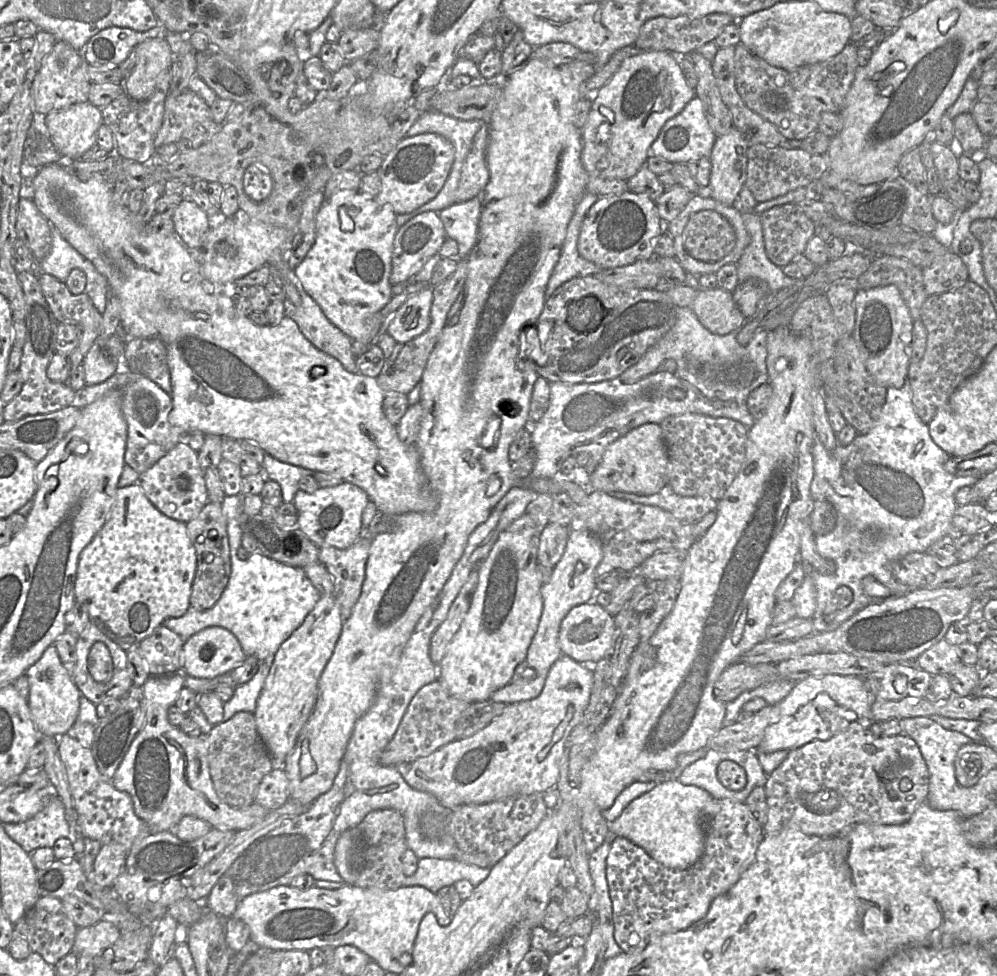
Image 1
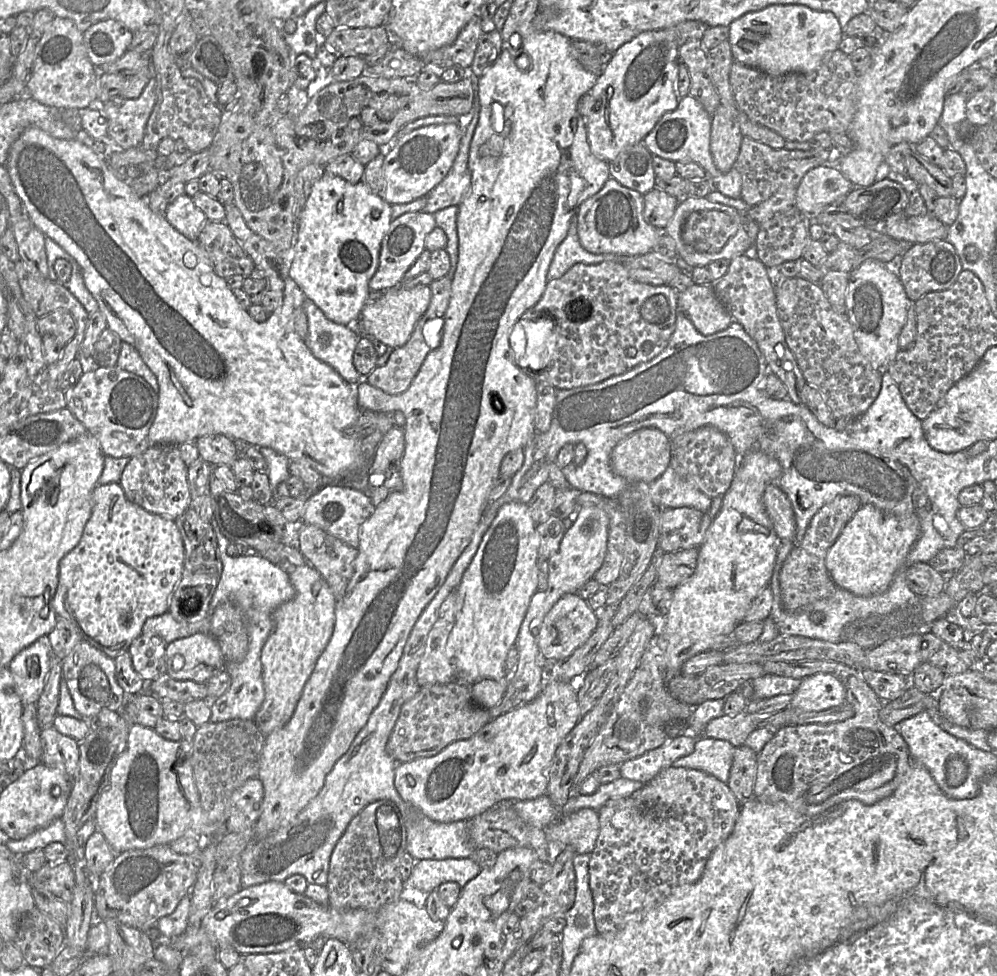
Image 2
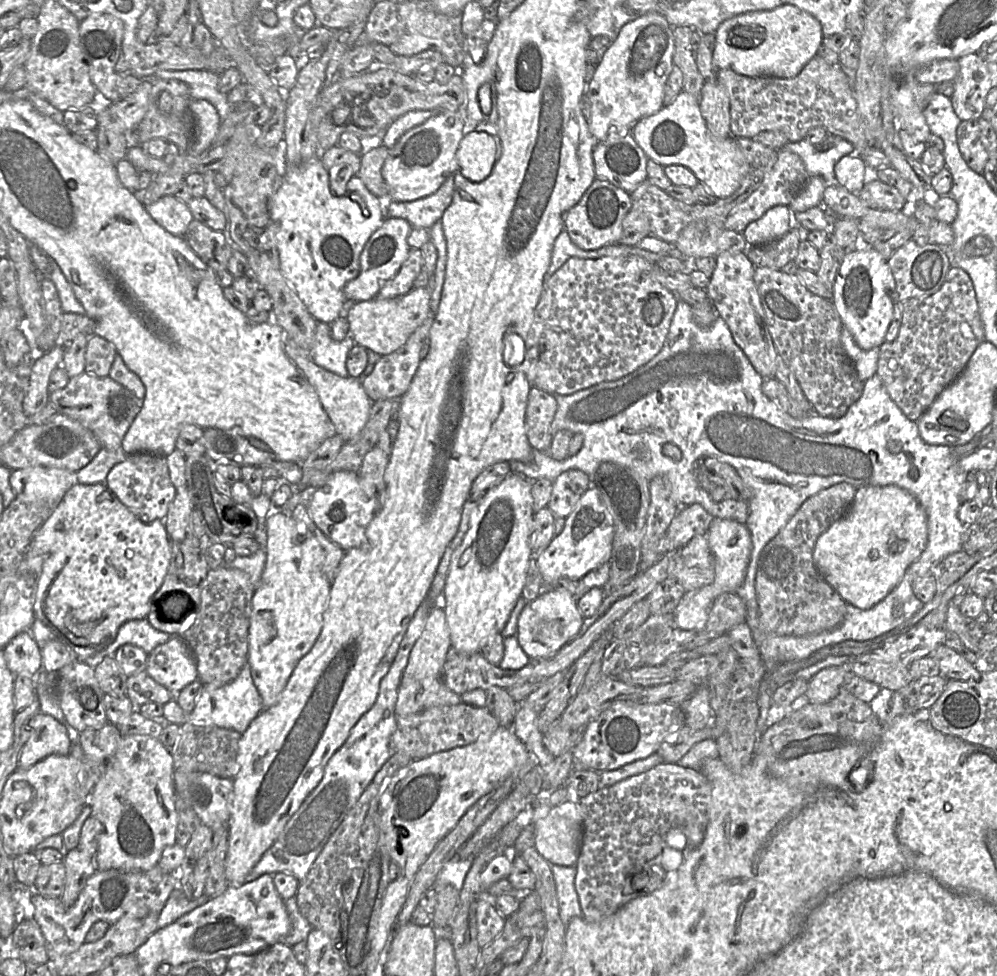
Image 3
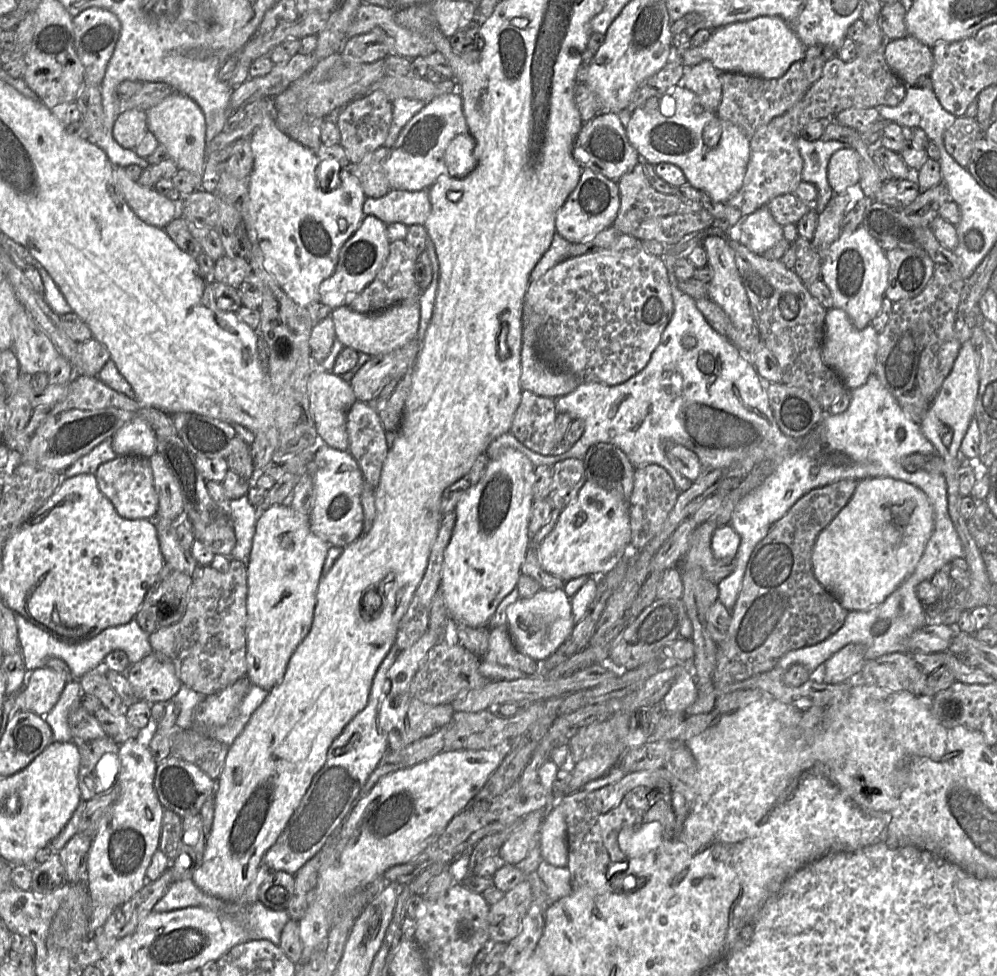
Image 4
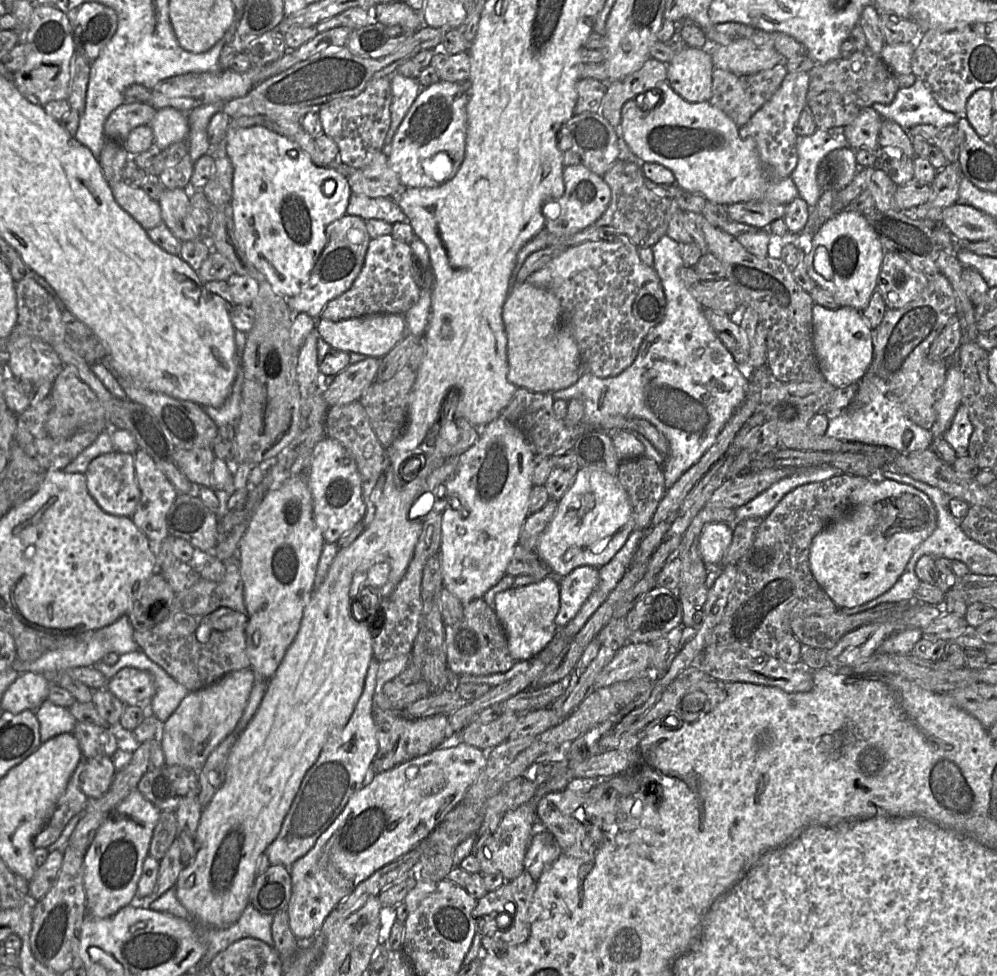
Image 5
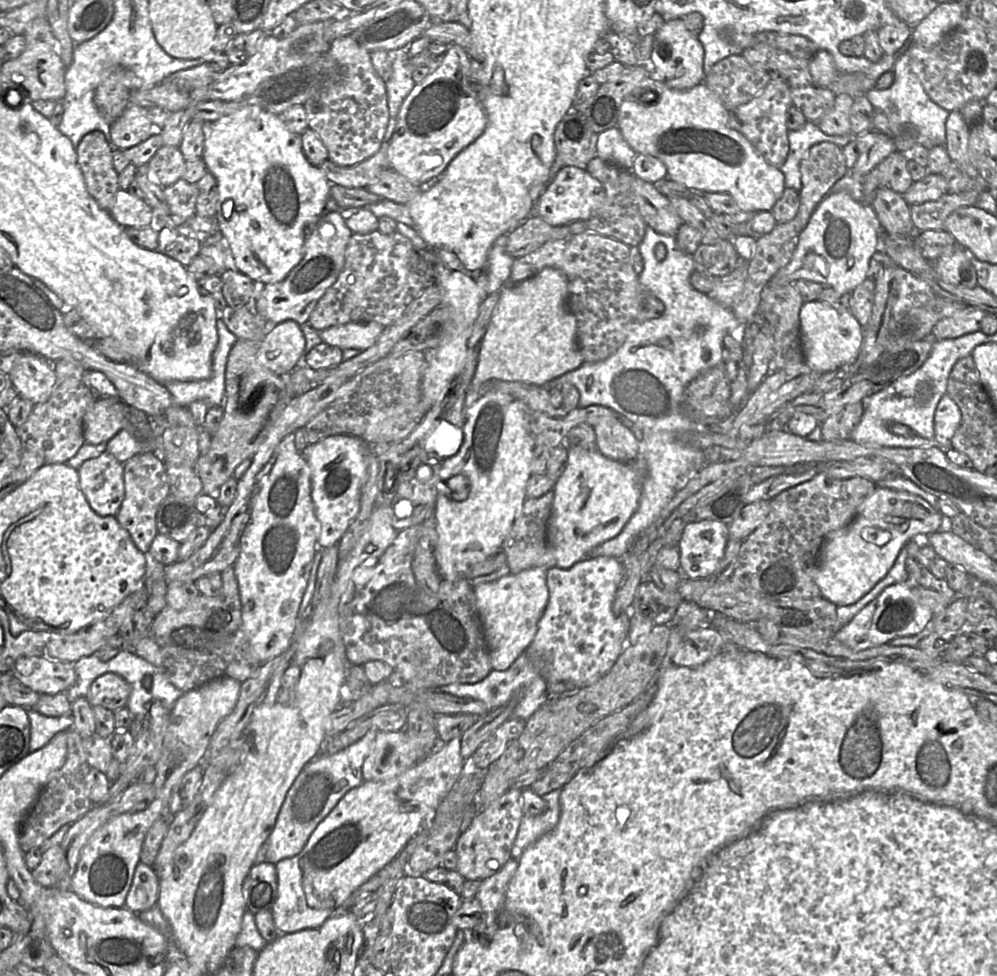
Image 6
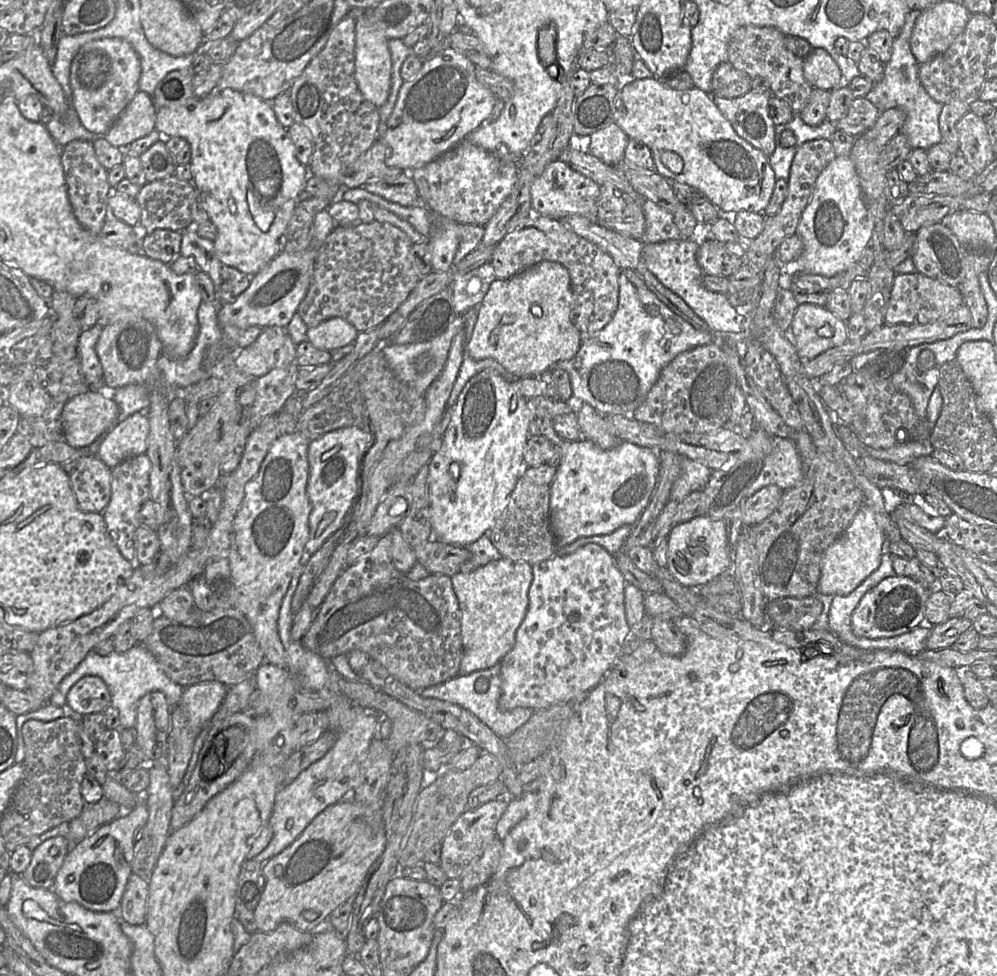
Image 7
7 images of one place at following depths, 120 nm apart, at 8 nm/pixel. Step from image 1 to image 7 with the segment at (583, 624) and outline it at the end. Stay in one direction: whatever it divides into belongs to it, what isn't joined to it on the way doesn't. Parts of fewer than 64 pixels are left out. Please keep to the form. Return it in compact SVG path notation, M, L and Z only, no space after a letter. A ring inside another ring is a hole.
M505 557L491 561L470 572L458 572L451 577L461 611L463 656L458 676L485 670L499 664L512 649L516 631L527 612L529 588L533 579L532 565Z

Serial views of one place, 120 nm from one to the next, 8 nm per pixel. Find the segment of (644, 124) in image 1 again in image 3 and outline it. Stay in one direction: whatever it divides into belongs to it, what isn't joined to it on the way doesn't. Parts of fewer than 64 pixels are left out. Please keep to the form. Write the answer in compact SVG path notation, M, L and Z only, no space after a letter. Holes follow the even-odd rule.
M646 13L621 28L617 38L611 42L597 64L592 80L586 84L586 95L591 107L588 126L597 141L630 134L636 122L664 107L664 86L674 66L674 51L673 27L662 14Z

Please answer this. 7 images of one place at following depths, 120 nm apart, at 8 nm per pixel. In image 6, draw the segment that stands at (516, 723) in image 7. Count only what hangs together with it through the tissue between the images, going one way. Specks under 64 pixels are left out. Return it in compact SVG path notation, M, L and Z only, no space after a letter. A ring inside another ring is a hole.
M526 653L521 654L506 670L492 670L486 678L477 683L450 683L441 686L438 690L455 696L482 701L490 711L506 705L514 697L519 697L512 717L524 720L528 720L541 706L550 700L544 678Z

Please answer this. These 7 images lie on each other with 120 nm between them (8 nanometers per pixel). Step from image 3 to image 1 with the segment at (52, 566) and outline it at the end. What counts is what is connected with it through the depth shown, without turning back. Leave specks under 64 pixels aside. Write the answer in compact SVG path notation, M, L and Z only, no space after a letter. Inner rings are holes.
M139 483L130 486L119 487L110 513L89 544L82 550L77 567L75 580L75 600L86 608L90 622L93 622L109 639L124 649L138 645L144 638L148 637L163 622L169 618L184 615L190 608L190 596L192 584L197 567L195 548L188 536L186 523L174 520L160 512L146 497Z

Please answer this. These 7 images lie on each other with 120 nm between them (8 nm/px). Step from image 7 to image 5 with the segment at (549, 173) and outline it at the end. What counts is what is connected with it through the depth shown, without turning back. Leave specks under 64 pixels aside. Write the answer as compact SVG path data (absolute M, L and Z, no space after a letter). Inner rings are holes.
M582 165L567 166L563 171L565 191L555 202L559 205L558 214L545 216L545 229L556 236L568 237L597 221L606 211L611 200L611 189L599 176Z

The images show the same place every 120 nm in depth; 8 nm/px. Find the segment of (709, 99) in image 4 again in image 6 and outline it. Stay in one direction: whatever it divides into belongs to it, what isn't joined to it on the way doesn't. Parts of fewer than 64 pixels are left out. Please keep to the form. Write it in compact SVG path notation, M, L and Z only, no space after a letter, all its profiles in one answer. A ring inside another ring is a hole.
M681 18L665 21L653 34L650 65L647 66L658 80L676 90L688 90L705 80L704 48L697 36L689 32Z

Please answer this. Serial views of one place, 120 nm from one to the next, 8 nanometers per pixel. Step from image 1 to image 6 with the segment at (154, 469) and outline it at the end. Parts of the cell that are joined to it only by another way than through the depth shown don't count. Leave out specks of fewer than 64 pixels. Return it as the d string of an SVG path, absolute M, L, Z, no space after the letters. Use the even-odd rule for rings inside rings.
M105 451L86 460L77 471L91 508L101 516L115 516L125 496L123 463Z

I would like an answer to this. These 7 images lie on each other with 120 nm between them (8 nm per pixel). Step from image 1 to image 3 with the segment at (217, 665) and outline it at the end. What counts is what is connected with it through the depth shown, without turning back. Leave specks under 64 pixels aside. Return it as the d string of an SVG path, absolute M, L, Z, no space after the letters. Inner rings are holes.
M171 637L151 651L145 672L173 694L198 680L194 655L180 637Z

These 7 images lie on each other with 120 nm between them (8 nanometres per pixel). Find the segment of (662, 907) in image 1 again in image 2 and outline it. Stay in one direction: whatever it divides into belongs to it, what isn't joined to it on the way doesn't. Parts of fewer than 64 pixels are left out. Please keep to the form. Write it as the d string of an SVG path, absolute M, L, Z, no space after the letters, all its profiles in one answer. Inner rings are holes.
M673 765L662 769L631 796L608 800L597 810L599 835L589 861L597 933L624 929L630 920L662 904L676 888L697 882L713 851L733 832L740 808L727 783L703 771Z

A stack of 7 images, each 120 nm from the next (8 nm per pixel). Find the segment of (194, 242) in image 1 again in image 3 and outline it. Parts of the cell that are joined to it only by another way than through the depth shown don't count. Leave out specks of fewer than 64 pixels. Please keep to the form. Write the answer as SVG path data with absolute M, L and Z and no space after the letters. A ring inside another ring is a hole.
M173 195L163 196L145 208L161 227L175 236L184 237L188 225L194 220L188 205Z

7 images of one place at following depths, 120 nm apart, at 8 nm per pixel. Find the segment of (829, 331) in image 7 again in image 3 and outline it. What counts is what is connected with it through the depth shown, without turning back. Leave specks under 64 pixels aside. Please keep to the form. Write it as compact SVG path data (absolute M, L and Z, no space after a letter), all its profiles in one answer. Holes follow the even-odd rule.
M845 326L841 331L841 344L846 355L853 363L859 379L864 382L869 380L876 373L879 348L861 349Z

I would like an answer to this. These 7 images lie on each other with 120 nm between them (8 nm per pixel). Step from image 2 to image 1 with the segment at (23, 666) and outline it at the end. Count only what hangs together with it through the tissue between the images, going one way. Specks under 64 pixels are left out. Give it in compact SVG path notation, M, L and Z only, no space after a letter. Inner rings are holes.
M48 647L41 658L30 666L25 675L30 685L28 706L33 721L44 736L62 736L78 721L81 692L75 684L72 675L63 666L57 649Z

